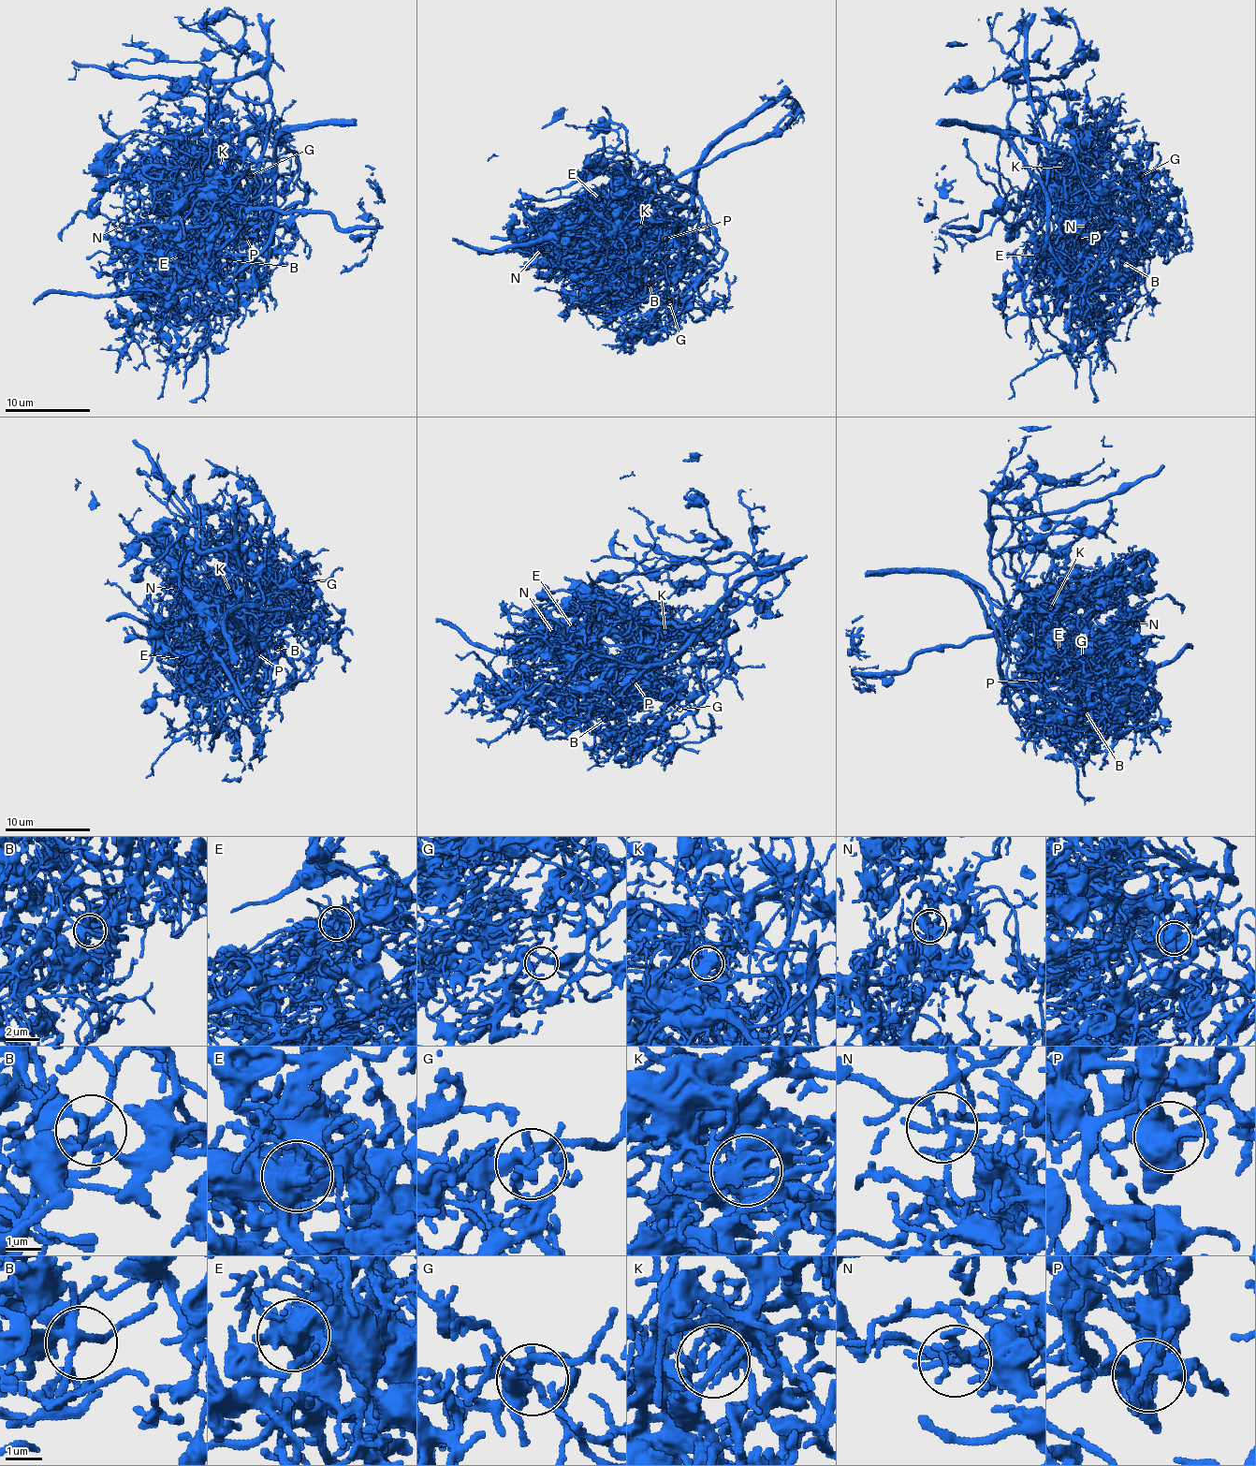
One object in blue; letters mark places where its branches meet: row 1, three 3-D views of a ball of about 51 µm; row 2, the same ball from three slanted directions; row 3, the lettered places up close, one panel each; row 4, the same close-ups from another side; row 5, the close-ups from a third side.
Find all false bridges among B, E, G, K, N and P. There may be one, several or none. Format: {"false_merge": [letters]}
{"false_merge": ["E", "K", "N"]}

